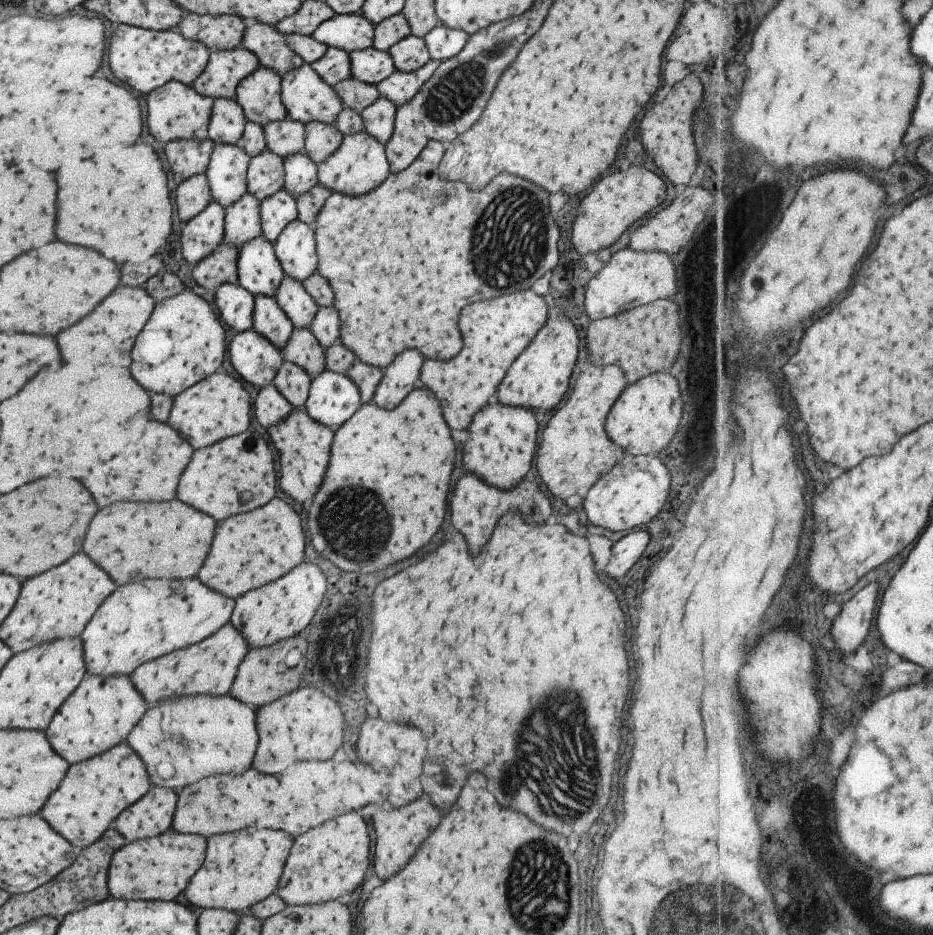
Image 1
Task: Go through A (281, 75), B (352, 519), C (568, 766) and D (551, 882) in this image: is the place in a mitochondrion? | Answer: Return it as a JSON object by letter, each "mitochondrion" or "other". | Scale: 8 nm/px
{"A":"other","B":"mitochondrion","C":"mitochondrion","D":"mitochondrion"}

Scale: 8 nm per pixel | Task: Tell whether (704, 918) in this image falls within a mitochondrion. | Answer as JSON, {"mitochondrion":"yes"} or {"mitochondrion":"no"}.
{"mitochondrion":"yes"}

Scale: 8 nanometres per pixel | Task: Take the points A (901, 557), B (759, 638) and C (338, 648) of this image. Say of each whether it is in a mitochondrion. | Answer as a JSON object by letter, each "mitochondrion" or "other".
{"A":"other","B":"other","C":"mitochondrion"}

